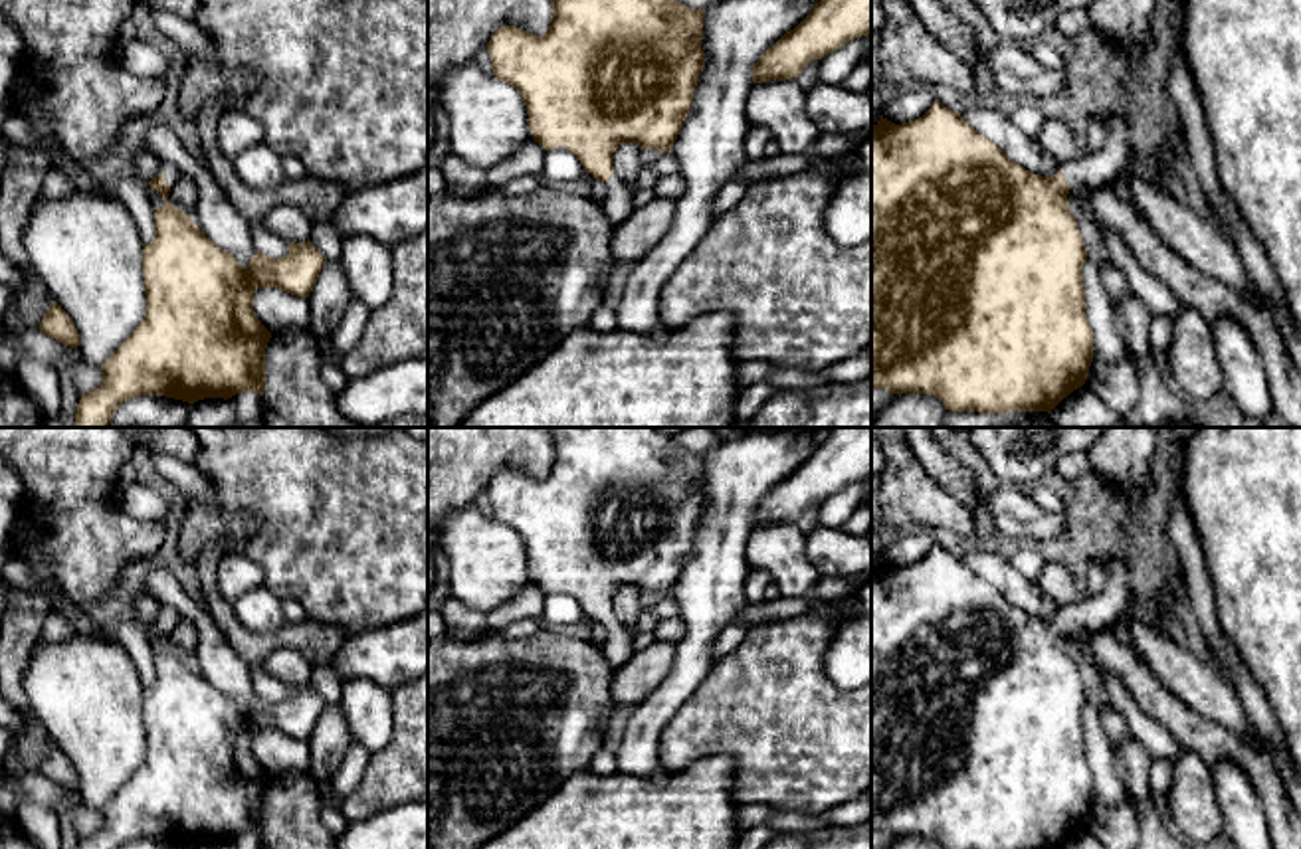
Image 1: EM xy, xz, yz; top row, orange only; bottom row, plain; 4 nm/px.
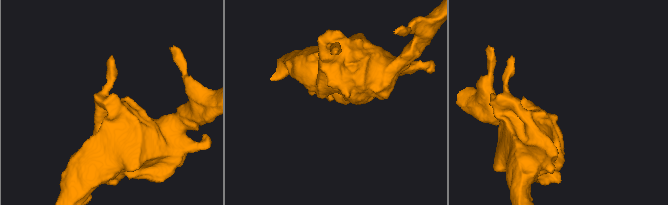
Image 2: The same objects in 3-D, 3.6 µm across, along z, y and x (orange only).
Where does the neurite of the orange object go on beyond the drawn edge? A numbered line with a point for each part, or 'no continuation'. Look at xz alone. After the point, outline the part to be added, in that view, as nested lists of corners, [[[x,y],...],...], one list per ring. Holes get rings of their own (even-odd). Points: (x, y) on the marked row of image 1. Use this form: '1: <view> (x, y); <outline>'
1: xz (616, 206); [[[616,174],[606,182],[606,198],[600,208],[614,228],[634,212],[632,194]]]

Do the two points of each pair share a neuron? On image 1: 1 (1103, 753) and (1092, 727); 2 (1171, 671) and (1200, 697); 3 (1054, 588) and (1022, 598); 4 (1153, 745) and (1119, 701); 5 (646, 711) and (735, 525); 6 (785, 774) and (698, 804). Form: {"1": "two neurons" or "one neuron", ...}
{"1": "one neuron", "2": "one neuron", "3": "two neurons", "4": "one neuron", "5": "one neuron", "6": "two neurons"}

